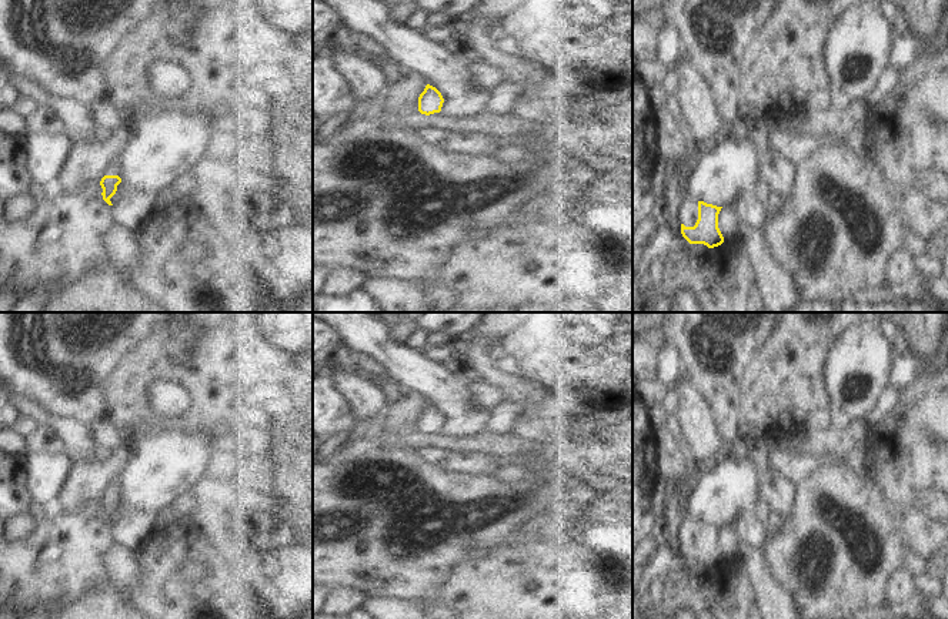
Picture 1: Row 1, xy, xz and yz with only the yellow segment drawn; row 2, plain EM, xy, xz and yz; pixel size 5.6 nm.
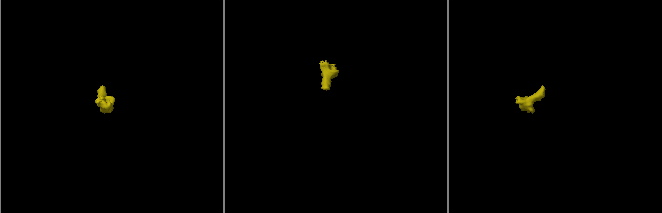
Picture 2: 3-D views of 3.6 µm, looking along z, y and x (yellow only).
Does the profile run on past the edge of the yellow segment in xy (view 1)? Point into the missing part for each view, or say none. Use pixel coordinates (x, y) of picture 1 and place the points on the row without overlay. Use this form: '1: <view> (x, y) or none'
1: xy (113, 488)

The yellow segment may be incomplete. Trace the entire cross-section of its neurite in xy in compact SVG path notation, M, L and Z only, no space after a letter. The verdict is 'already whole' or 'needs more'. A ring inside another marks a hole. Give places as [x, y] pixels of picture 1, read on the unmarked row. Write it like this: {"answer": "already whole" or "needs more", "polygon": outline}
{"answer": "needs more", "polygon": "M117 476L110 481L107 486L104 486L103 498L100 501L100 505L103 508L103 519L113 525L110 518L116 513L117 505L121 502L120 498L120 484L117 481Z"}

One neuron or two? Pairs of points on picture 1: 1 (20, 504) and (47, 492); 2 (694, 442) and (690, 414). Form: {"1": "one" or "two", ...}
{"1": "two", "2": "one"}

